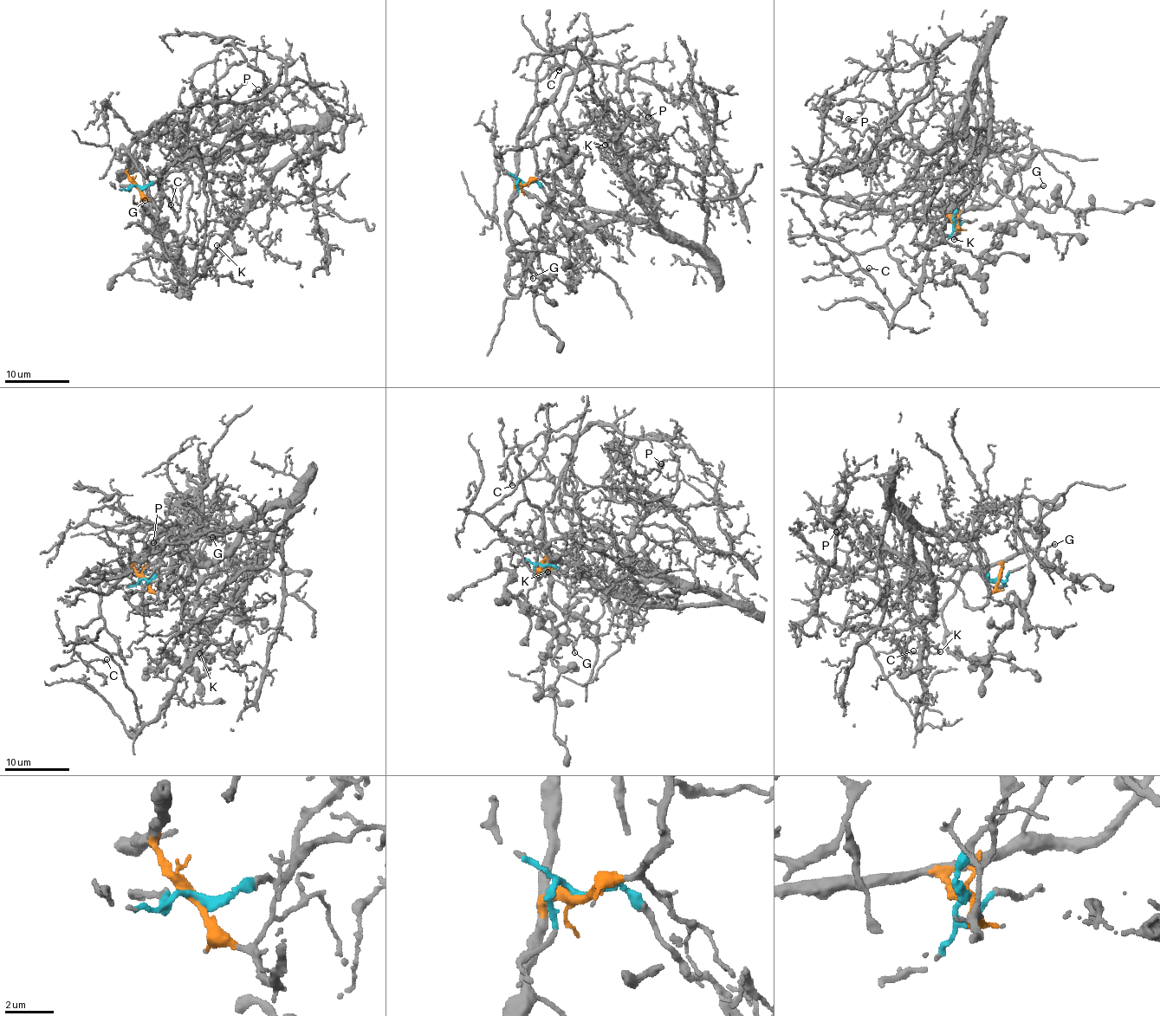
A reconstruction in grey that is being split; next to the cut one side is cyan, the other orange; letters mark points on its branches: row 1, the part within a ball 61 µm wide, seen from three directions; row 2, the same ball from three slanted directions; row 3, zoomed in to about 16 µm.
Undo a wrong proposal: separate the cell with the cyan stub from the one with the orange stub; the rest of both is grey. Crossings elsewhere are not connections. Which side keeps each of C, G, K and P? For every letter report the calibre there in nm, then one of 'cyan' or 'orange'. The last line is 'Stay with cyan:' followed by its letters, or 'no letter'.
C: 200 nm | orange
G: 140 nm | orange
K: 100 nm | cyan
P: 150 nm | cyan
Stay with cyan: K, P

